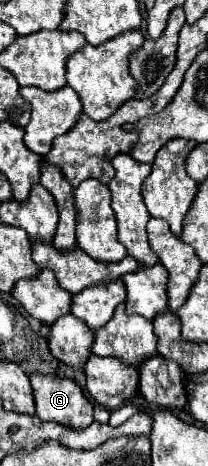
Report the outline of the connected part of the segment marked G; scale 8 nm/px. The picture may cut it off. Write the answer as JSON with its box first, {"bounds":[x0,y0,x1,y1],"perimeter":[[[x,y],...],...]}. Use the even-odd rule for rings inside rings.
{"bounds":[31,375,93,429],"perimeter":[[[31,375],[37,417],[57,421],[69,429],[85,429],[93,423],[93,405],[71,379]]]}

